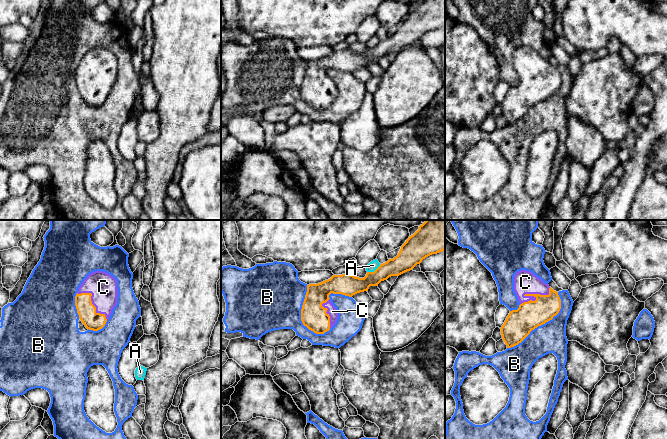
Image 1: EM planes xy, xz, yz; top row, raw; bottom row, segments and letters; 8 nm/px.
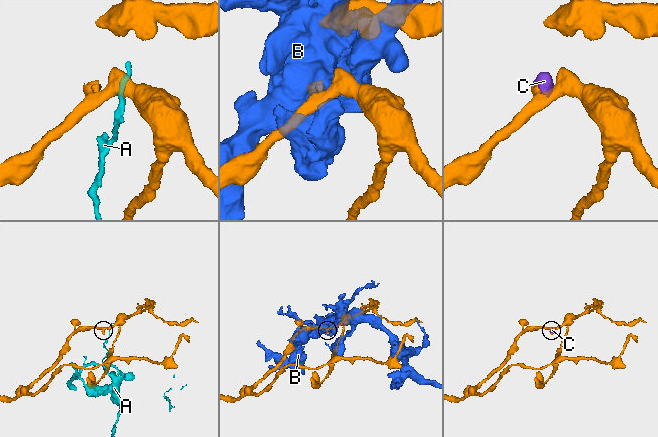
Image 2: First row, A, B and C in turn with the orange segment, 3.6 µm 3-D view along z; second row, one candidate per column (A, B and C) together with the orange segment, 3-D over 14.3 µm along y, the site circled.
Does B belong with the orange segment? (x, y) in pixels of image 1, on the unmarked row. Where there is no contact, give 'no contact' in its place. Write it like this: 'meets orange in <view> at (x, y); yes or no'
meets orange in yz at (542, 100); no

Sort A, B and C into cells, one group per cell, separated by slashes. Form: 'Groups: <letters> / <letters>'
Groups: A / B / C

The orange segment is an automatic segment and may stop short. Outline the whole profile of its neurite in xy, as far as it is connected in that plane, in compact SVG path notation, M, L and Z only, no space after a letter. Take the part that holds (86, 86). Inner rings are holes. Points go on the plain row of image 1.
M95 47L87 52L75 72L79 95L89 106L102 105L117 80L117 57L110 50Z

